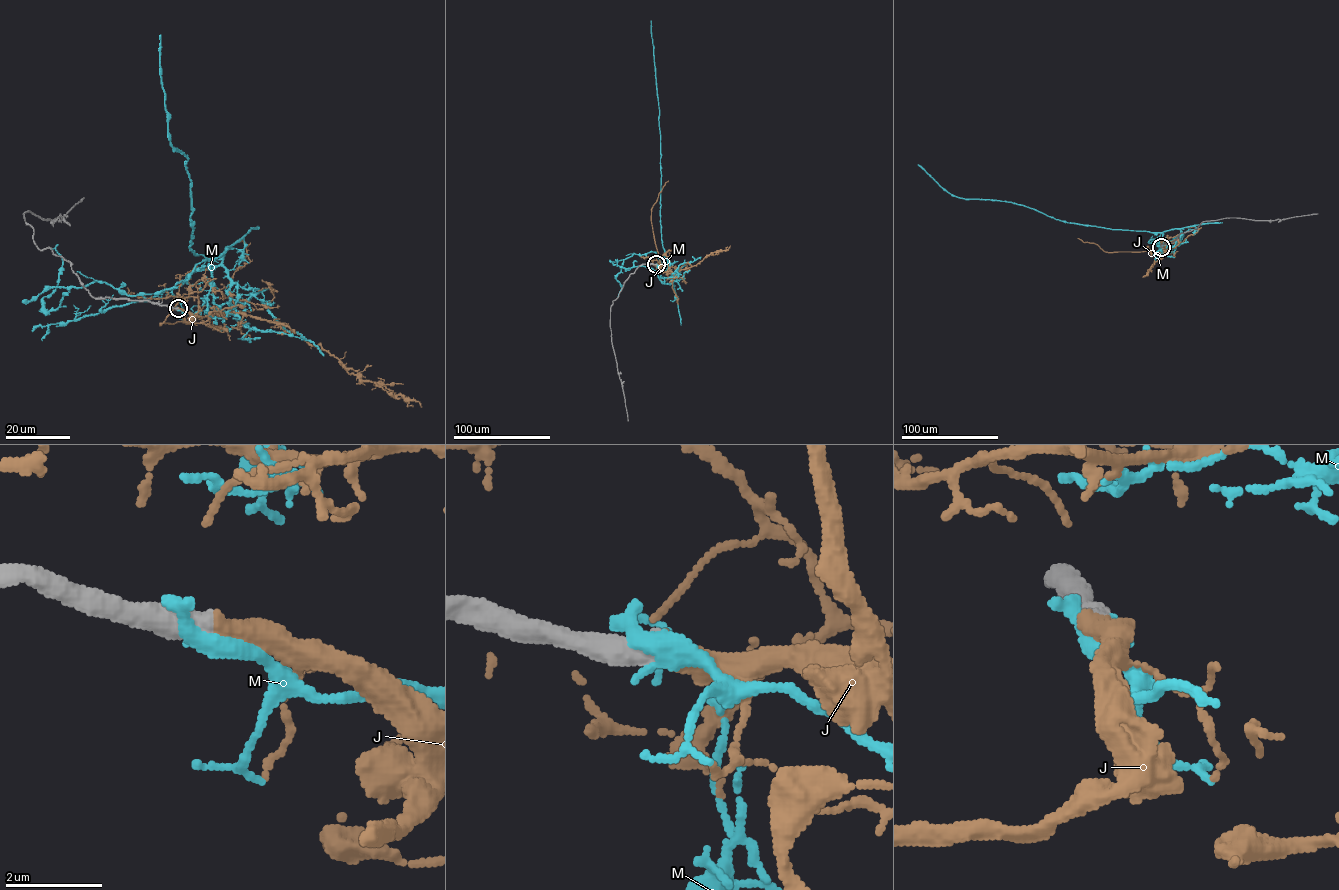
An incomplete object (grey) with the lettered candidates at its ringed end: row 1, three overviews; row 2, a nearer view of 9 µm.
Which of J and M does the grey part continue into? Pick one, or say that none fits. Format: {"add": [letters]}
{"add": ["J"]}

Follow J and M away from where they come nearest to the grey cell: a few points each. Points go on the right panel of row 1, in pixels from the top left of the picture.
J: (1161, 247), (1160, 251), (1106, 252), (1097, 245), (1078, 238)
M: (1161, 247), (1164, 248), (1162, 233), (1064, 222), (1010, 202), (952, 196), (918, 164)

